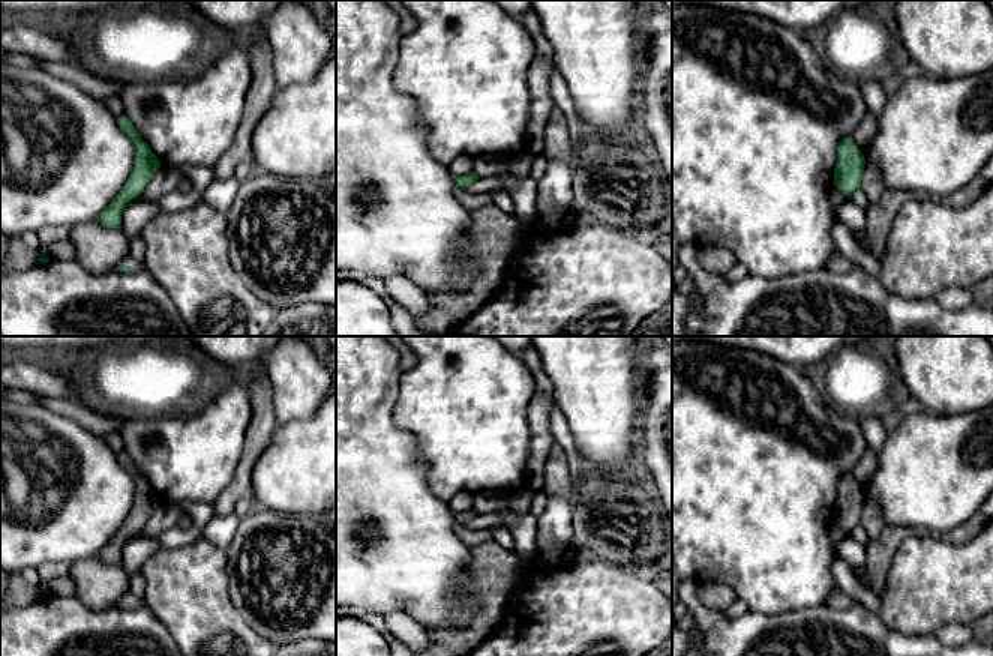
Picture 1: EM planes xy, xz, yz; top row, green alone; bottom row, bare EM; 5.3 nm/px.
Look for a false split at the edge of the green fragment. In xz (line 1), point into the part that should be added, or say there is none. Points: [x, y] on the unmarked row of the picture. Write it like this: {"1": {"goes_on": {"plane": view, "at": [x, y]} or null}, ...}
{"1": {"goes_on": null}}

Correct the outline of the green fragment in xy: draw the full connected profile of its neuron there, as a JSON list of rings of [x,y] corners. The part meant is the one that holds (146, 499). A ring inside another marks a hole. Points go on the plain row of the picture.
[[[126,452],[117,453],[120,465],[123,465],[135,480],[135,494],[130,510],[116,531],[116,534],[100,548],[98,552],[100,560],[106,564],[116,564],[122,561],[122,549],[129,537],[132,537],[148,521],[154,507],[160,503],[160,497],[152,488],[148,480],[144,480],[136,468],[135,462]]]

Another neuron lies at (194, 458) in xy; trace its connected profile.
[[[236,383],[192,417],[123,417],[120,435],[160,501],[213,503],[234,477],[250,419],[249,392]]]

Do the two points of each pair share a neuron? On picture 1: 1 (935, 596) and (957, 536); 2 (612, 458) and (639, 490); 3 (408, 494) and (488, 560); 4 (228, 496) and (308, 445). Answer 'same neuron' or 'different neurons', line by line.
1: different neurons
2: different neurons
3: different neurons
4: different neurons

